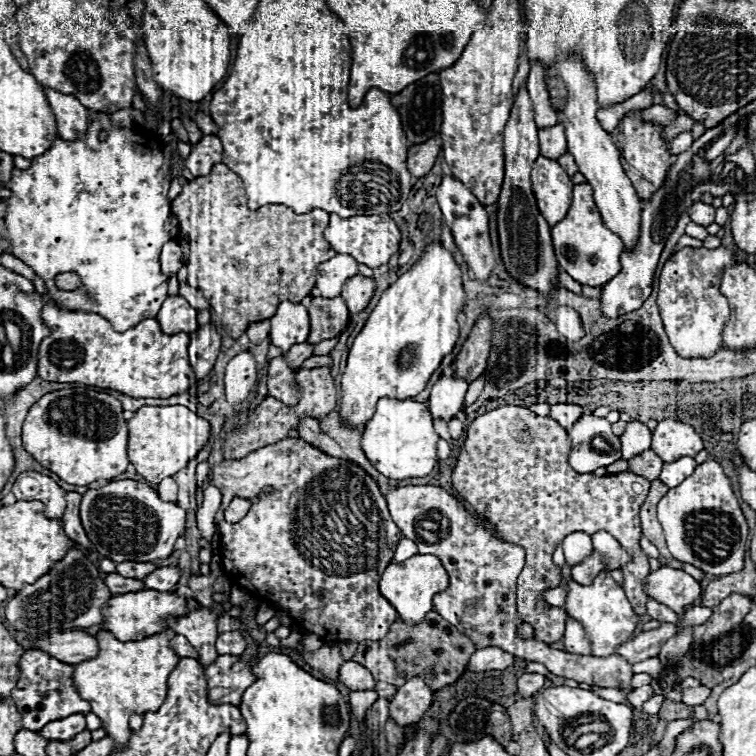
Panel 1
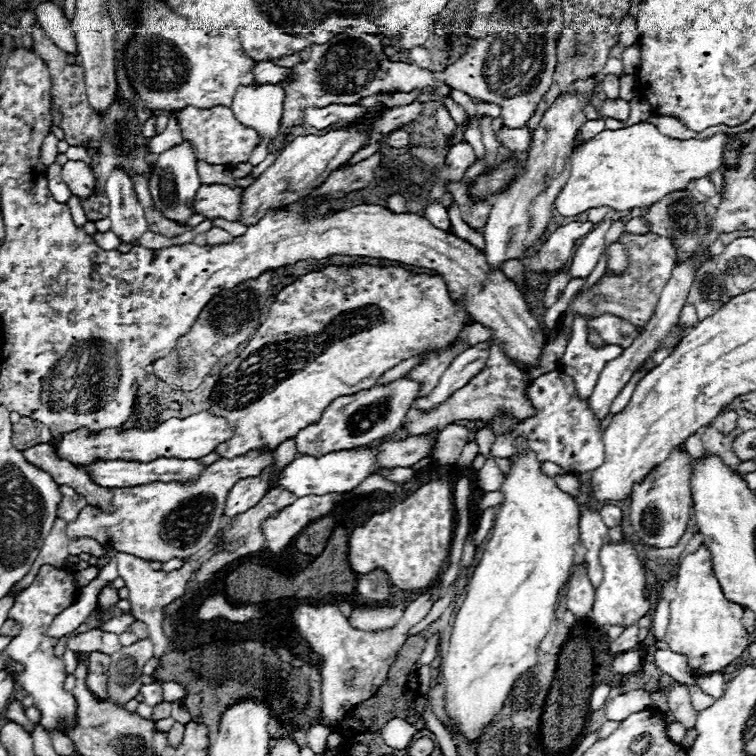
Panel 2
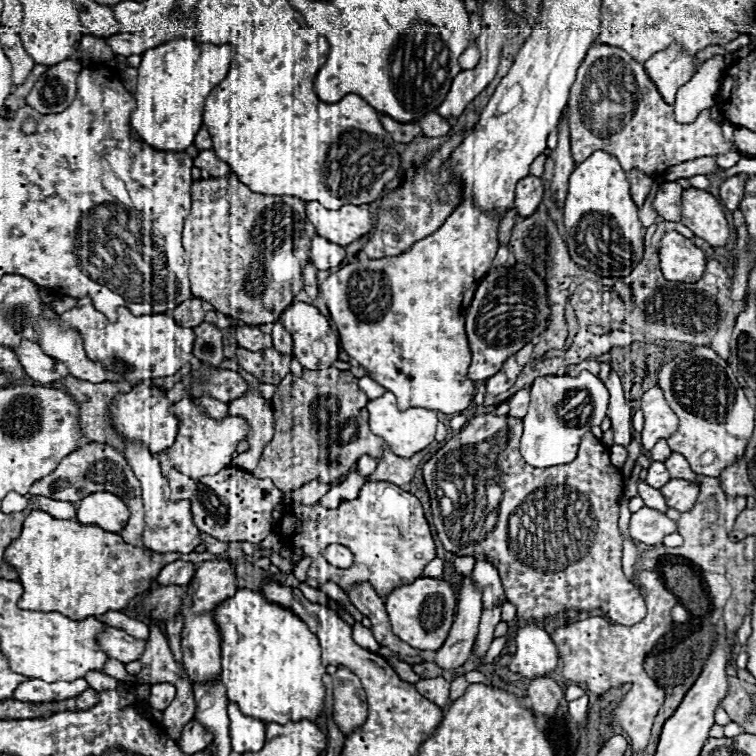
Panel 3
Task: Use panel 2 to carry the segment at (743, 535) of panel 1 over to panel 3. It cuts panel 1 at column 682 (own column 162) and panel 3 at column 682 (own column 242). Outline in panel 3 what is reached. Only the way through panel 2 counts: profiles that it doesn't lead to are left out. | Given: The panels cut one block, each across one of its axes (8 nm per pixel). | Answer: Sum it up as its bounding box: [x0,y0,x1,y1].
[664,454,698,480]

